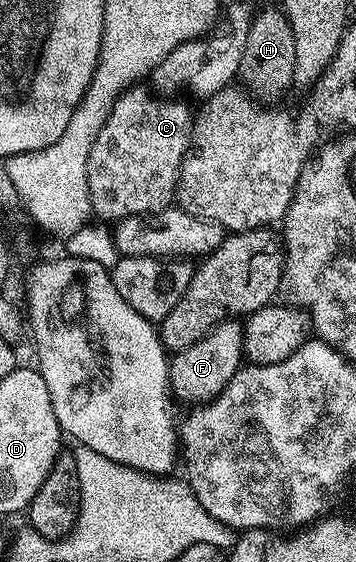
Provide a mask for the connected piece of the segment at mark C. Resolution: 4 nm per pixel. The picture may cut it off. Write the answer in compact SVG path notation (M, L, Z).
M130 86L116 100L113 112L109 112L109 120L105 120L105 128L97 132L93 152L89 152L89 196L96 219L118 220L138 214L155 214L159 210L168 209L176 201L179 170L193 142L193 110L185 103L174 102L171 98L154 98L144 86Z

